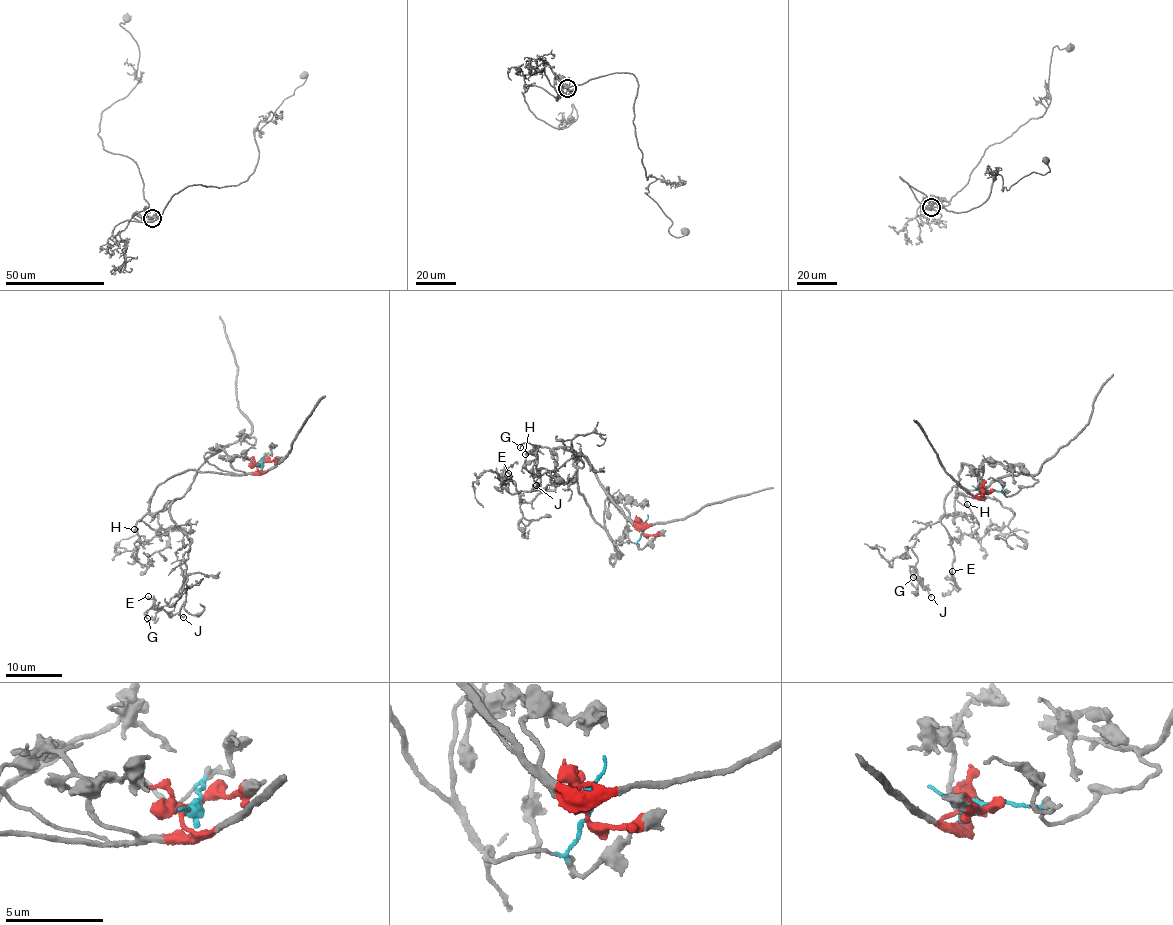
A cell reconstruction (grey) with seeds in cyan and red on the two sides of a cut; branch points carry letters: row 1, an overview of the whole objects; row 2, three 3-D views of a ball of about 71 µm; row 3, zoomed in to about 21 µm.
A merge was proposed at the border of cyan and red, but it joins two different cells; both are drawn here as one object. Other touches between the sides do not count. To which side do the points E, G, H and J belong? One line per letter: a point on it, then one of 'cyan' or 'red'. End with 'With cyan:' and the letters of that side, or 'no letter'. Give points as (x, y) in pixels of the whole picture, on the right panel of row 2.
E: place (952, 571); cyan
G: place (913, 577); cyan
H: place (967, 504); red
J: place (931, 597); cyan
With cyan: E, G, J

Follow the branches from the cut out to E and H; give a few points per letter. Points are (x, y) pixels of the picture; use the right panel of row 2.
E: (986, 491), (1013, 494), (1036, 480), (1020, 473), (976, 489), (952, 488), (941, 520), (959, 589), (952, 570)
H: (986, 491), (978, 496), (983, 495), (973, 467), (964, 462), (956, 495), (957, 501), (967, 504)

